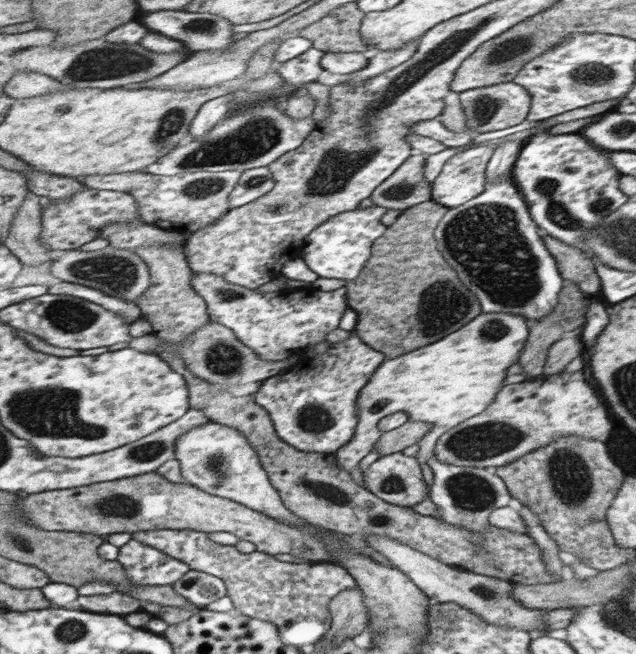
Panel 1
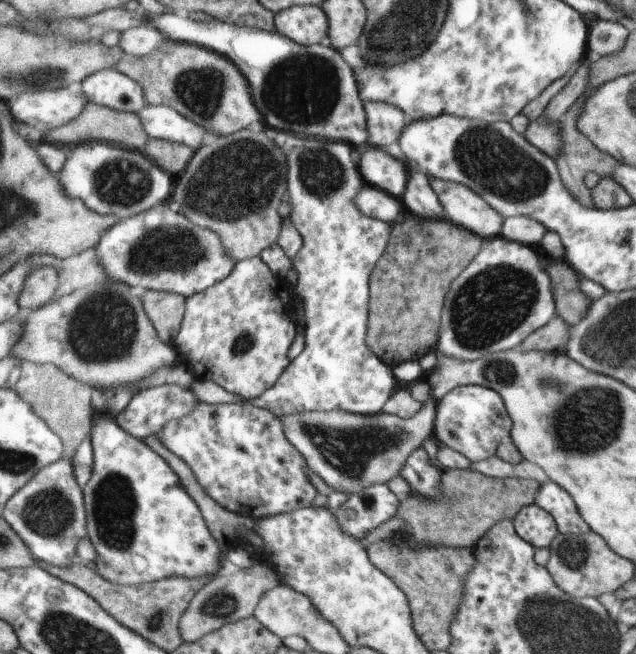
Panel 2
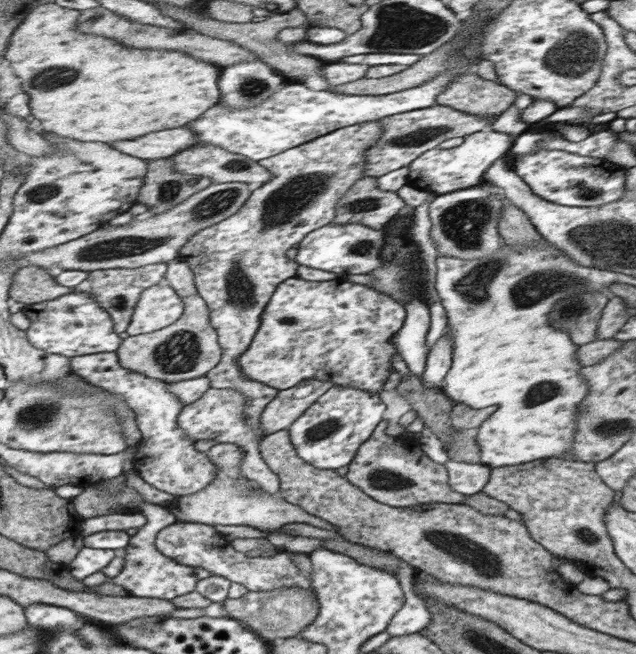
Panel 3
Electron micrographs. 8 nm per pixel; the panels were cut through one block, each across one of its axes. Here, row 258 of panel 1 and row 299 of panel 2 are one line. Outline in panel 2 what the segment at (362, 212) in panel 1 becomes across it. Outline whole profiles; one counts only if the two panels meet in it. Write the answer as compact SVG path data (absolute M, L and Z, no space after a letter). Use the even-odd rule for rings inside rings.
M278 131L277 142L286 152L289 161L289 194L292 214L290 221L303 241L300 253L291 259L298 272L296 292L304 302L306 314L304 350L291 362L265 395L243 402L256 408L269 409L276 417L294 412L328 412L346 410L350 414L380 416L385 404L396 388L394 374L366 346L366 324L368 324L368 276L389 248L392 234L390 226L382 220L364 216L352 202L362 186L358 174L358 152L350 144L330 144L322 140L310 140L305 135L289 131Z

